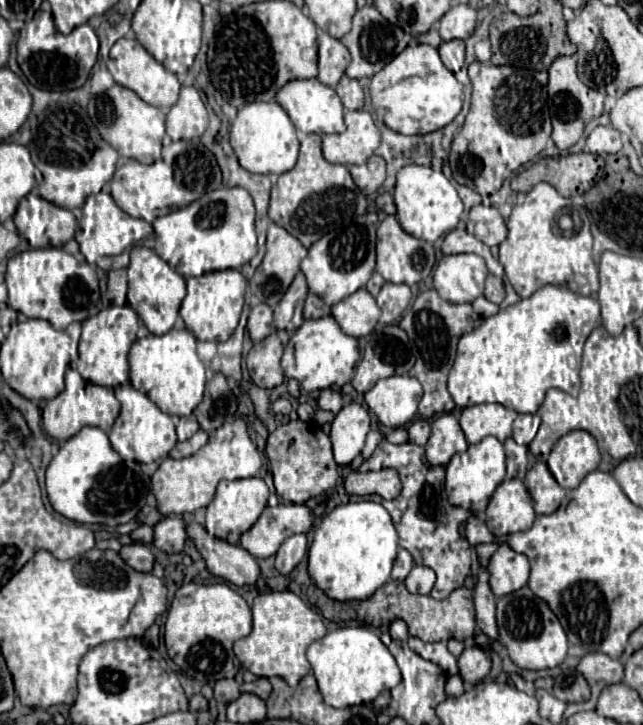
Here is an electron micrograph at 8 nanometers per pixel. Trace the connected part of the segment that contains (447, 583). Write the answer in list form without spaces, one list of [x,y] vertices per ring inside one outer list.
[[[385,437],[379,441],[375,447],[373,455],[363,461],[359,471],[379,471],[379,469],[395,469],[401,477],[401,495],[397,499],[385,501],[379,495],[373,499],[381,503],[389,515],[393,517],[397,535],[399,535],[399,545],[407,549],[417,565],[431,567],[437,575],[435,587],[431,591],[431,597],[441,601],[449,597],[451,591],[463,585],[465,577],[469,575],[471,569],[471,551],[469,543],[463,533],[463,525],[469,519],[469,511],[455,507],[447,501],[445,495],[445,467],[433,467],[427,465],[425,459],[425,449],[415,445],[415,443],[405,443],[405,445],[393,445]]]

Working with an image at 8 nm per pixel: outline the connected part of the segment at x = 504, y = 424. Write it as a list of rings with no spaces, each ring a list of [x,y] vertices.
[[[481,403],[465,407],[459,423],[469,443],[479,443],[483,437],[493,435],[499,441],[511,437],[511,423],[515,421],[517,413],[507,409],[499,403]]]

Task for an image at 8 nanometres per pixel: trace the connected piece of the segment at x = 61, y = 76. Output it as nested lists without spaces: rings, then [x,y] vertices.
[[[44,1],[33,19],[19,33],[17,63],[25,73],[25,77],[39,89],[49,89],[49,91],[77,89],[87,81],[89,71],[97,61],[99,39],[89,25],[79,25],[69,35],[61,35],[55,29],[55,19],[51,18],[53,18],[51,3]]]

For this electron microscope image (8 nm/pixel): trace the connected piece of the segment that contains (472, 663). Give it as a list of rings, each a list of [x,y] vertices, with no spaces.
[[[469,643],[457,661],[459,661],[459,675],[463,683],[469,685],[479,683],[491,669],[491,657],[475,643]]]

